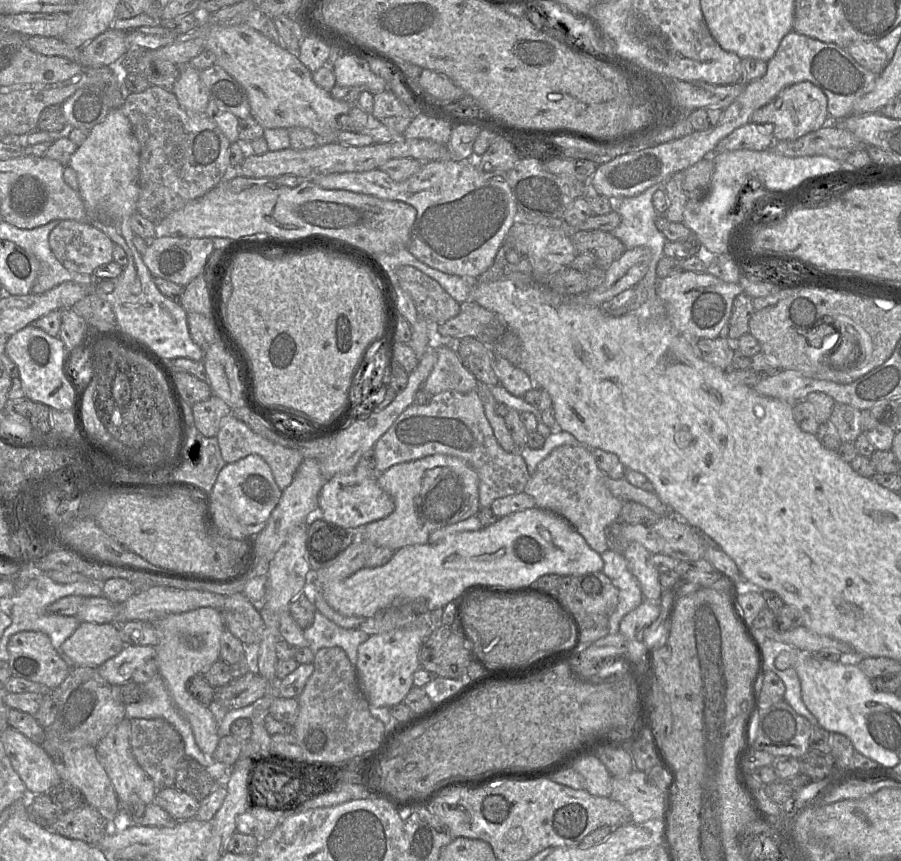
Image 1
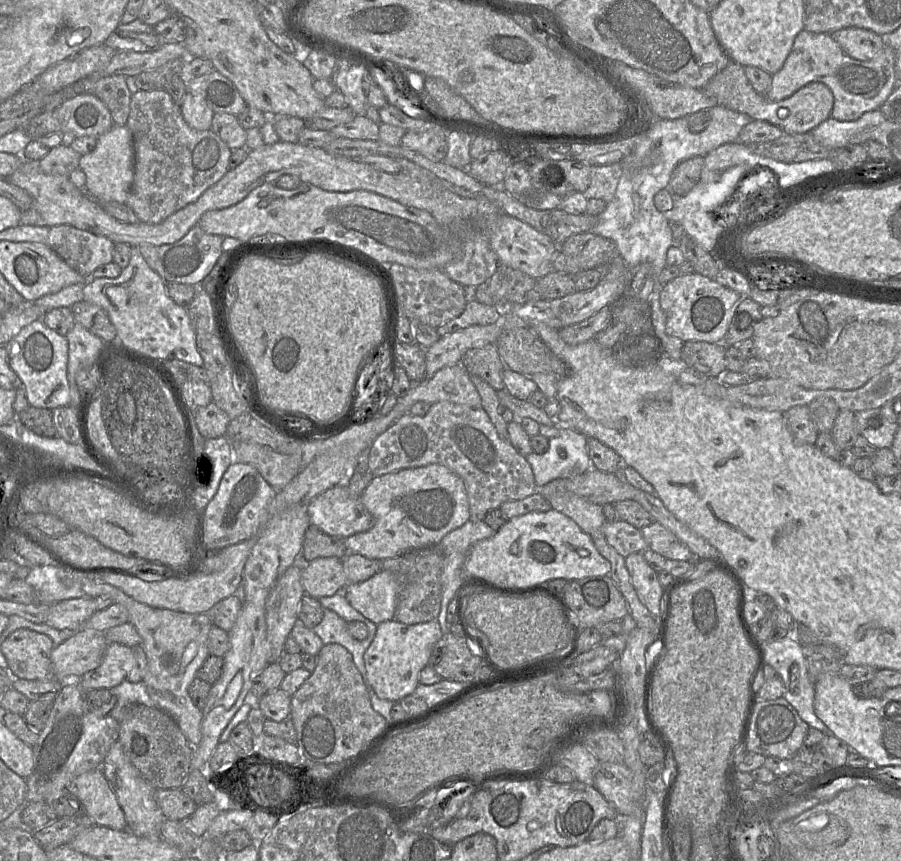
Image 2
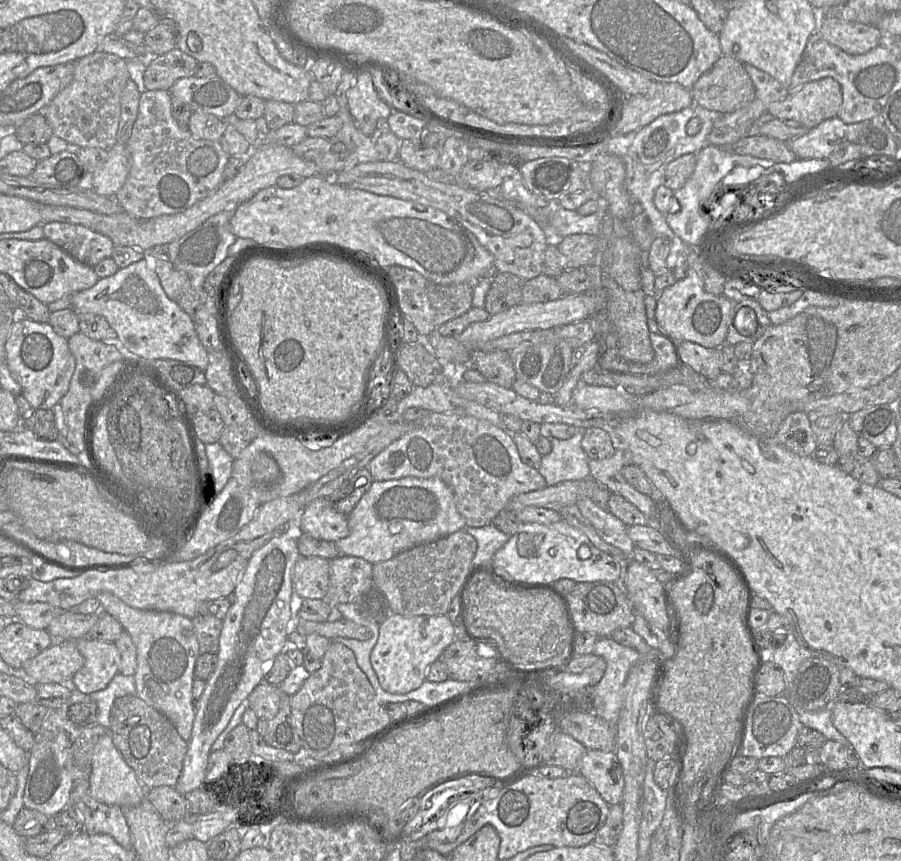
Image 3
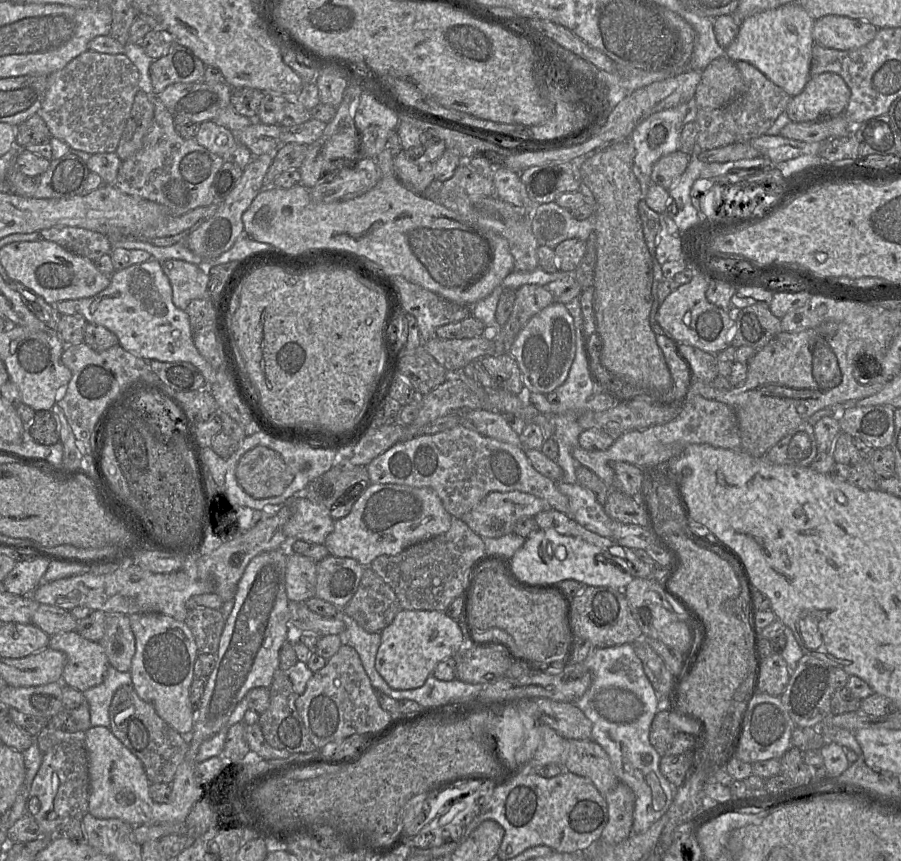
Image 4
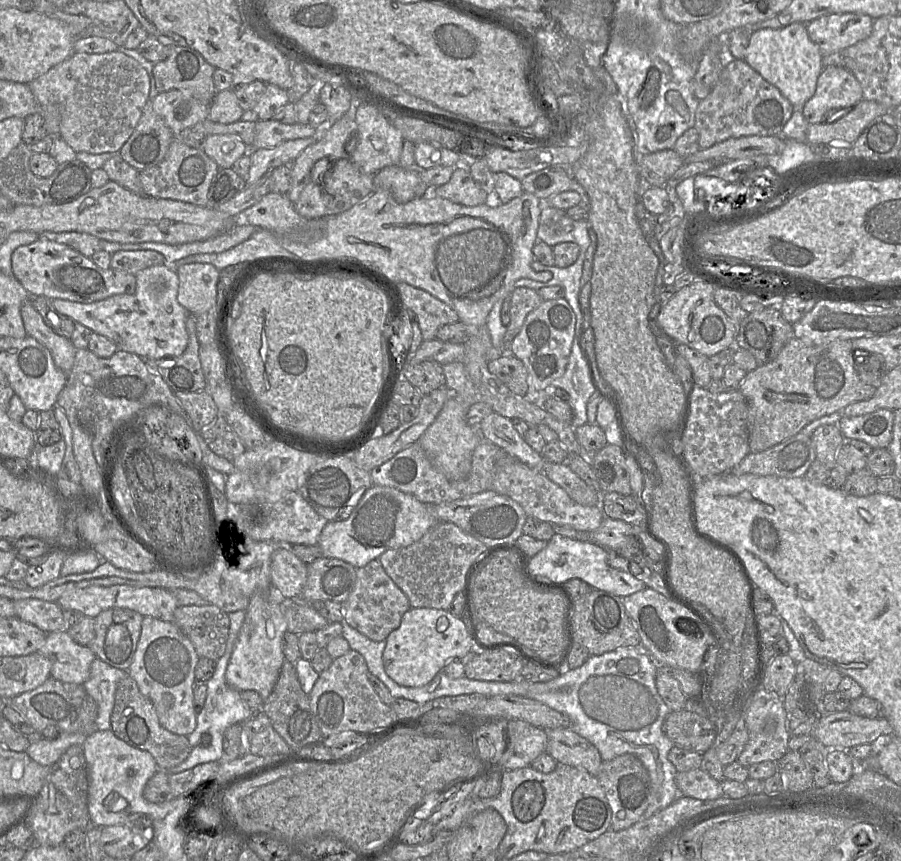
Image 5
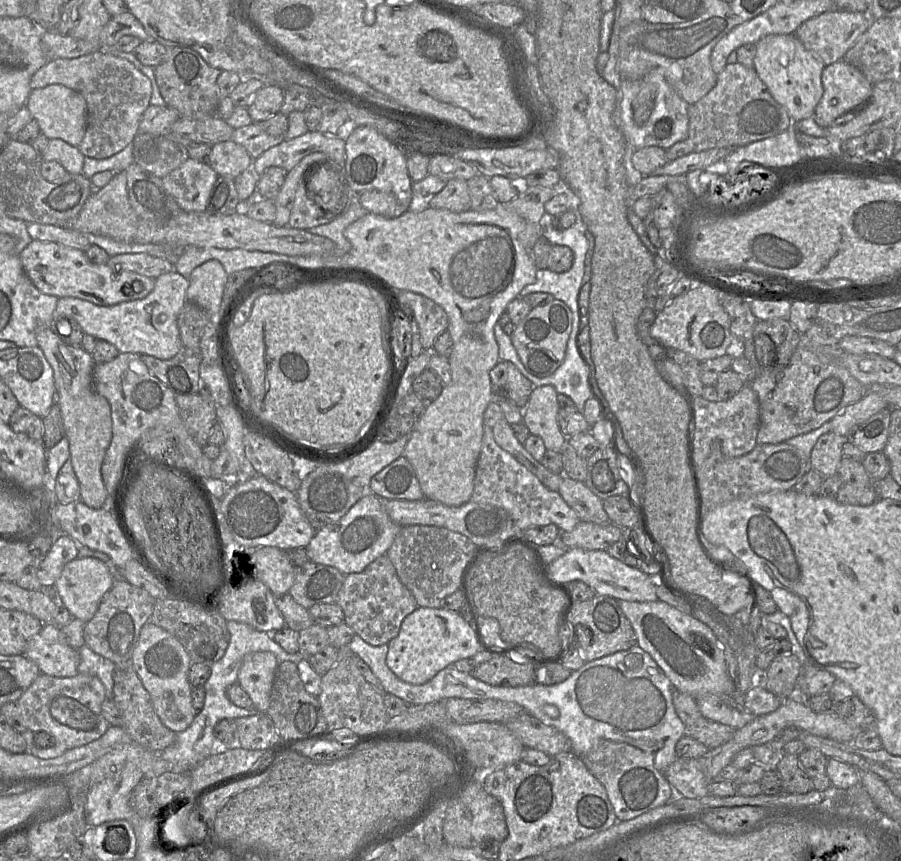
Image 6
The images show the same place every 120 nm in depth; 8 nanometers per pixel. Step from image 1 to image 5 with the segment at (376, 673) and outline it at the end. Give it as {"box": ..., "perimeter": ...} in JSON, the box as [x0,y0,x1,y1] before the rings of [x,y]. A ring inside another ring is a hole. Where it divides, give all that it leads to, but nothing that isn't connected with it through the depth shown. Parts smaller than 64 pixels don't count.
{"box":[383,608,474,687],"perimeter":[[[410,608],[401,619],[397,629],[386,638],[383,651],[383,665],[387,675],[400,686],[421,687],[428,684],[445,665],[454,659],[461,659],[474,650],[474,641],[469,626],[461,617],[452,615],[448,610],[434,608]]]}

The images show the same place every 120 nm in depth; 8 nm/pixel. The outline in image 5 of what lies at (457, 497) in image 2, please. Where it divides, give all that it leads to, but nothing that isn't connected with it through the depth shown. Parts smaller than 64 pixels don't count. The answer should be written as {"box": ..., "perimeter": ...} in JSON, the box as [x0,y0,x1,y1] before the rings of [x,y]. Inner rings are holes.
{"box":[318,485,437,569],"perimeter":[[[373,485],[363,494],[349,518],[326,524],[318,546],[323,557],[340,559],[359,569],[387,550],[404,548],[420,540],[437,523],[430,505],[398,489]]]}

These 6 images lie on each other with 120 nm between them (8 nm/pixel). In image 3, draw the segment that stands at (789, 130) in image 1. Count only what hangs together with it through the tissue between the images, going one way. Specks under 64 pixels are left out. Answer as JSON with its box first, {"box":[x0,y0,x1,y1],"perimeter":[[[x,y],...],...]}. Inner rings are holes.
{"box":[690,54,841,129],"perimeter":[[[724,54],[690,90],[695,104],[719,113],[735,112],[755,98],[755,88],[744,64]],[[824,77],[807,82],[798,91],[789,92],[783,100],[772,102],[768,106],[767,112],[779,120],[795,120],[800,122],[803,127],[812,129],[827,119],[837,117],[841,105],[840,84],[831,77]]]}

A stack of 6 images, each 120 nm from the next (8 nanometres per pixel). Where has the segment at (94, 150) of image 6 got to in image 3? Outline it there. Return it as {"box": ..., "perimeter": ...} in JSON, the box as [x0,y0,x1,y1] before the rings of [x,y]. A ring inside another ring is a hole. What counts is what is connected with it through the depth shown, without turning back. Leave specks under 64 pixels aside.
{"box":[39,51,130,150],"perimeter":[[[95,51],[73,63],[75,68],[72,81],[39,113],[46,117],[53,134],[67,143],[78,145],[81,148],[96,147],[109,150],[117,143],[116,134],[121,114],[121,93],[130,79],[127,62],[117,55]]]}

